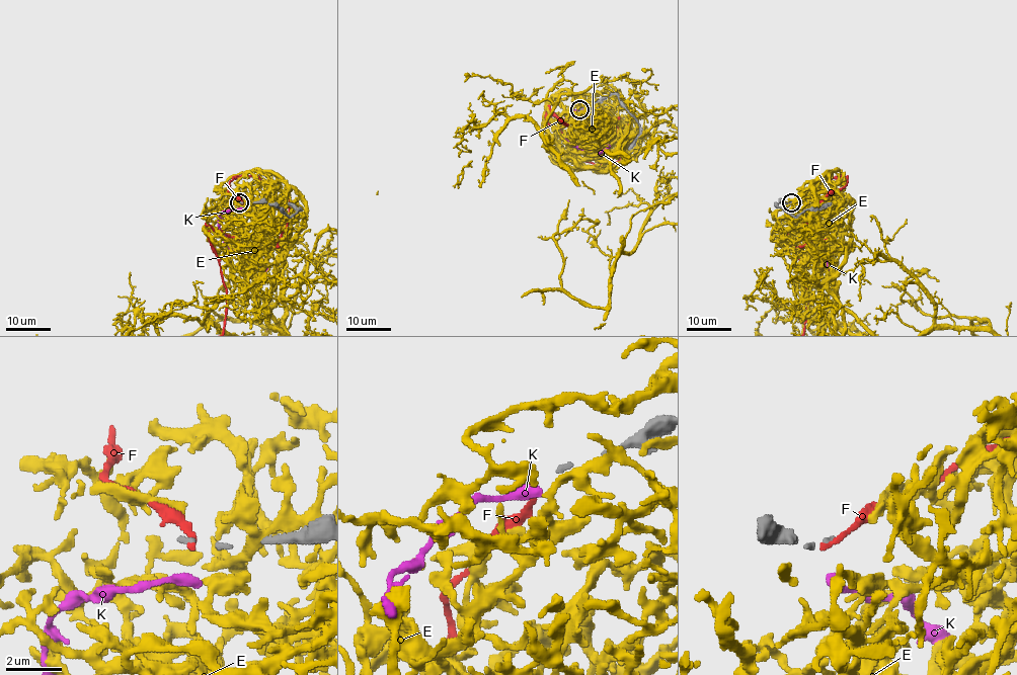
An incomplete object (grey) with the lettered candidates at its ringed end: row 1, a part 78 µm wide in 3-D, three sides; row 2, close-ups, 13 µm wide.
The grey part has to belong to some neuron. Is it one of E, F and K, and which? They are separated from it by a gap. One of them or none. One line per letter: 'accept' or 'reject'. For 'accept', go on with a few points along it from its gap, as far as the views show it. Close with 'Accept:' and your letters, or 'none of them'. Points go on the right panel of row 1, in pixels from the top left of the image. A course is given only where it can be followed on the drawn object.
E: reject
F: reject
K: reject
Accept: none of them

